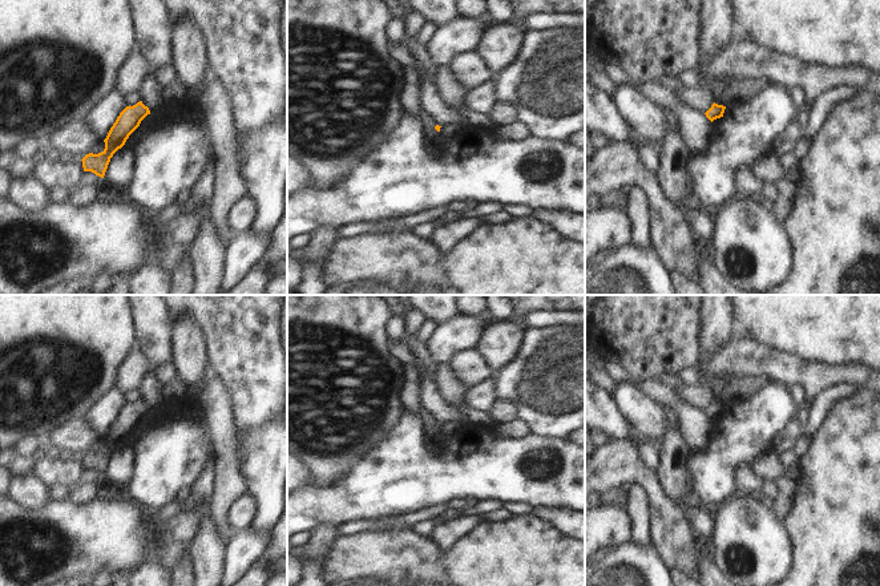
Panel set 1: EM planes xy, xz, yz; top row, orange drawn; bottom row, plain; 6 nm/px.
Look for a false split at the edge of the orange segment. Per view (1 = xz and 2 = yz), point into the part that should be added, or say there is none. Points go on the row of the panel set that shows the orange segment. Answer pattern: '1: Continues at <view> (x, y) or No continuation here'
1: No continuation here
2: No continuation here.

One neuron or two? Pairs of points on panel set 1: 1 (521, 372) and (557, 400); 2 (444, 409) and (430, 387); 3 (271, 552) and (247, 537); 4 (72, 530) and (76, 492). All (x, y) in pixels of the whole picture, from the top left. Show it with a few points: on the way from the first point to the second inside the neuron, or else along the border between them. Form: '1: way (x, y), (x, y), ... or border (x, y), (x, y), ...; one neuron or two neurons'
1: way (531, 380), (537, 380), (548, 391); one neuron
2: way (439, 404), (430, 392); one neuron
3: border (273, 528), (265, 552), (245, 572); two neurons
4: border (96, 497), (85, 502), (72, 502), (68, 500); two neurons

